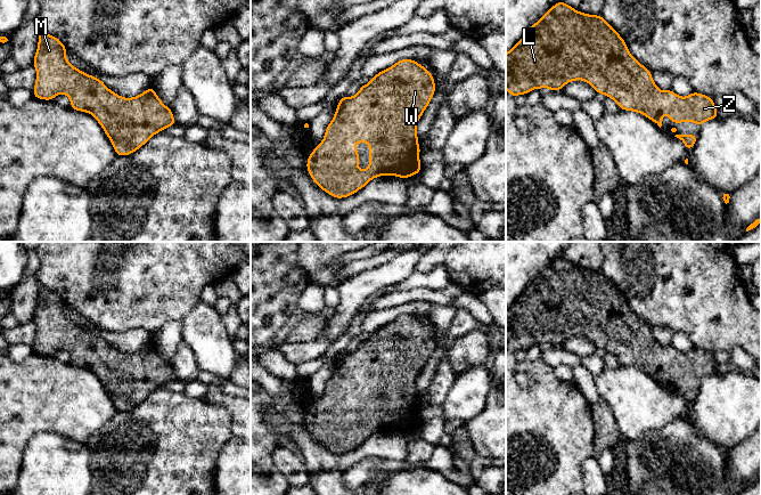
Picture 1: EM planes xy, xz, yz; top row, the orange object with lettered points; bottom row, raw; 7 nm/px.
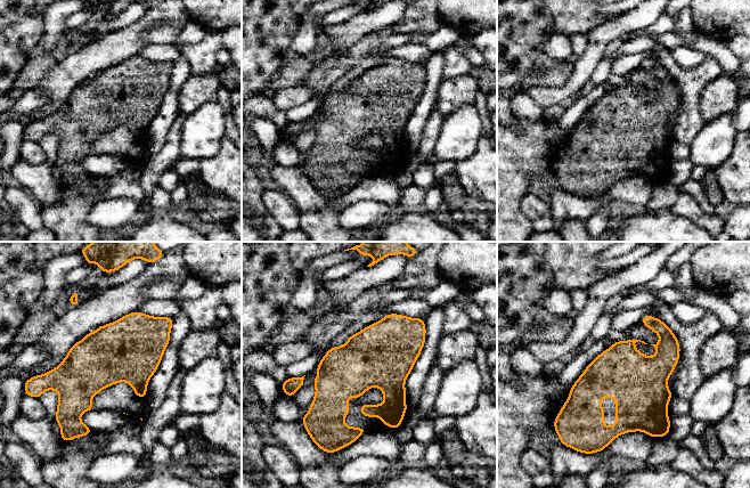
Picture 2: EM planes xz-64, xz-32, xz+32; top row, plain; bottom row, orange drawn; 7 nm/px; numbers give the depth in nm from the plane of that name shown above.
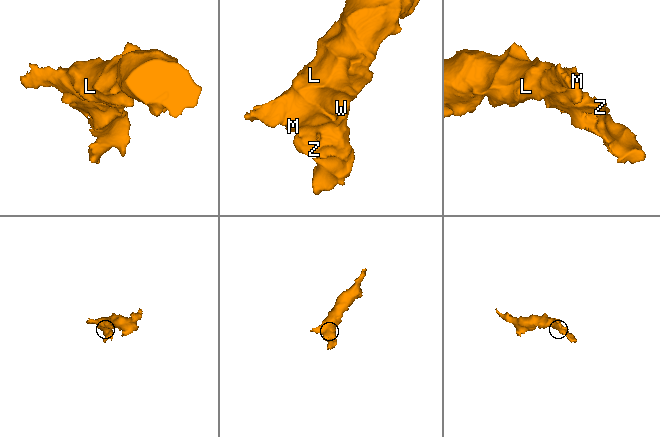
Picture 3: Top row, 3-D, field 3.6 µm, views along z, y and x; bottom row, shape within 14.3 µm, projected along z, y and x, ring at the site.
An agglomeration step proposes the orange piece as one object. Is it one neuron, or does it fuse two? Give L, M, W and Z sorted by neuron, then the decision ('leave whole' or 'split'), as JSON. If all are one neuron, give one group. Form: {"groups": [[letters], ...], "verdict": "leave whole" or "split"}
{"groups": [["L", "M", "W", "Z"]], "verdict": "leave whole"}

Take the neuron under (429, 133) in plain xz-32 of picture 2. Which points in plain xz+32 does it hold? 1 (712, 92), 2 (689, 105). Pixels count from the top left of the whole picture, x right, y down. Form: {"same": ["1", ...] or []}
{"same": ["2"]}

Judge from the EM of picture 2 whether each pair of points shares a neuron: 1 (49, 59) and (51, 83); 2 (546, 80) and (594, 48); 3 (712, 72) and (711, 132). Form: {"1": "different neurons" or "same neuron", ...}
{"1": "different neurons", "2": "different neurons", "3": "different neurons"}

